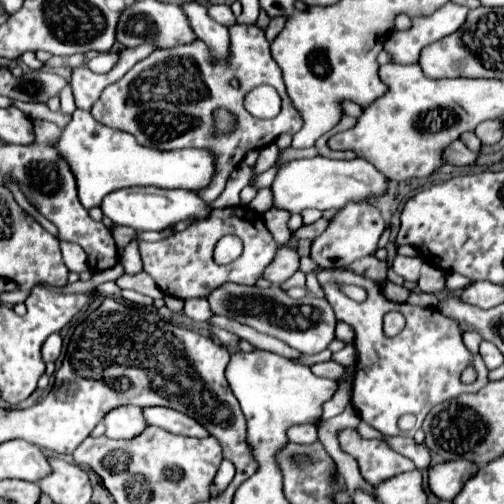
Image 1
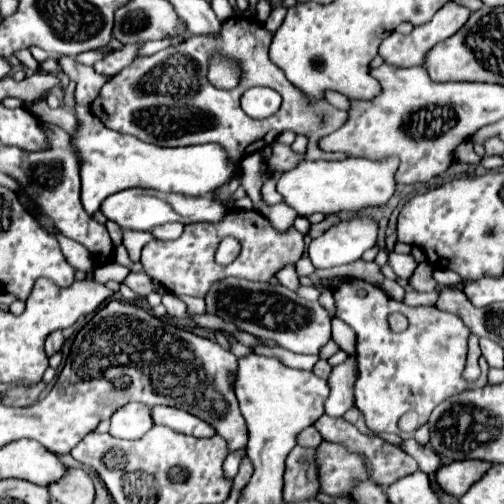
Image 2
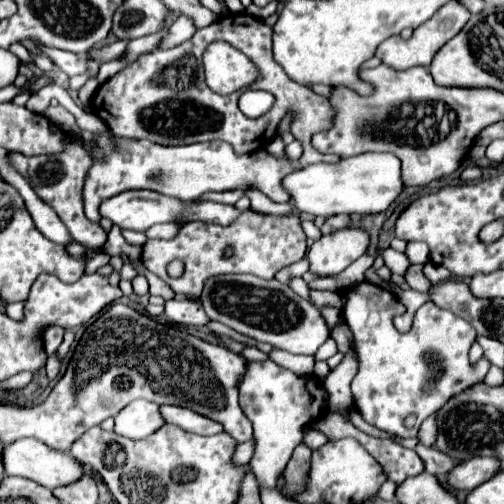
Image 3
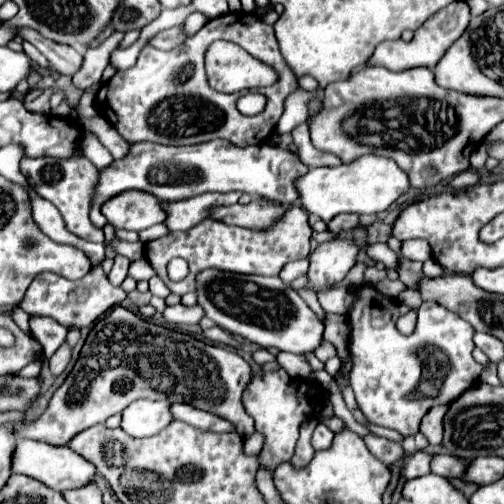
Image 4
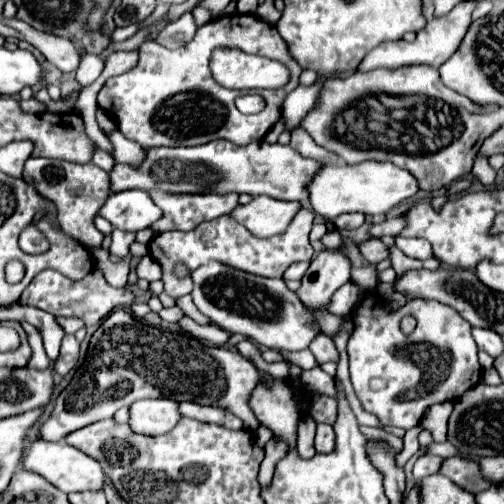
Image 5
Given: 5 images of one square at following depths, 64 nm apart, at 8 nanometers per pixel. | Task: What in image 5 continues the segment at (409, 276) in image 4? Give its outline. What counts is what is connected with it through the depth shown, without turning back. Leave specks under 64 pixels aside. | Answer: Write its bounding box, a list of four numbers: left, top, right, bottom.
[390,248,422,276]

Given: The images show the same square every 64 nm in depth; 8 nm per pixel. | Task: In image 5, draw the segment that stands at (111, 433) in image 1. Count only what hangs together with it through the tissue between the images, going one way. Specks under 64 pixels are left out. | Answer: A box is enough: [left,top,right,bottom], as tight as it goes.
[128,398,180,436]

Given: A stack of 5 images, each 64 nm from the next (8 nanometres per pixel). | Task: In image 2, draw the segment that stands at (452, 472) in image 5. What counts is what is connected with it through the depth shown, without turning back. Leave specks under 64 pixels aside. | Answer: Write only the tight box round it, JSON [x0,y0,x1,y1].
[400,438,440,474]

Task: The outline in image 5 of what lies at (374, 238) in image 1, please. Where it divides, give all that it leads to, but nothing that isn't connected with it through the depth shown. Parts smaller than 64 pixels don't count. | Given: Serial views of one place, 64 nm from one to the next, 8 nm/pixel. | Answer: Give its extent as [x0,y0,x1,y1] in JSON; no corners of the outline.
[296,250,352,316]

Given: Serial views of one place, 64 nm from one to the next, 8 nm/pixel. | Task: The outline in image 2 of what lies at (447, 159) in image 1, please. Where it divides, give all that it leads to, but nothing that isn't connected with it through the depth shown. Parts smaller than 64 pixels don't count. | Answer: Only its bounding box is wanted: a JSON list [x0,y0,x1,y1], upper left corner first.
[452,142,482,164]

